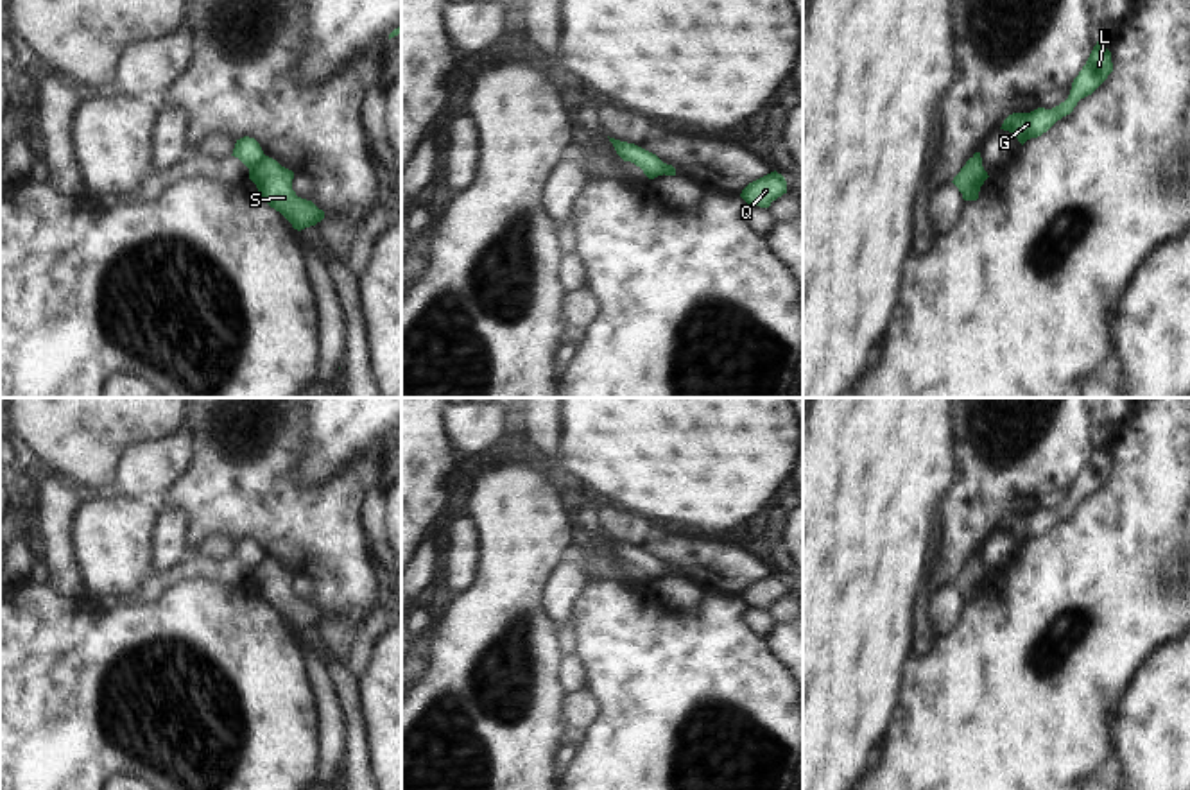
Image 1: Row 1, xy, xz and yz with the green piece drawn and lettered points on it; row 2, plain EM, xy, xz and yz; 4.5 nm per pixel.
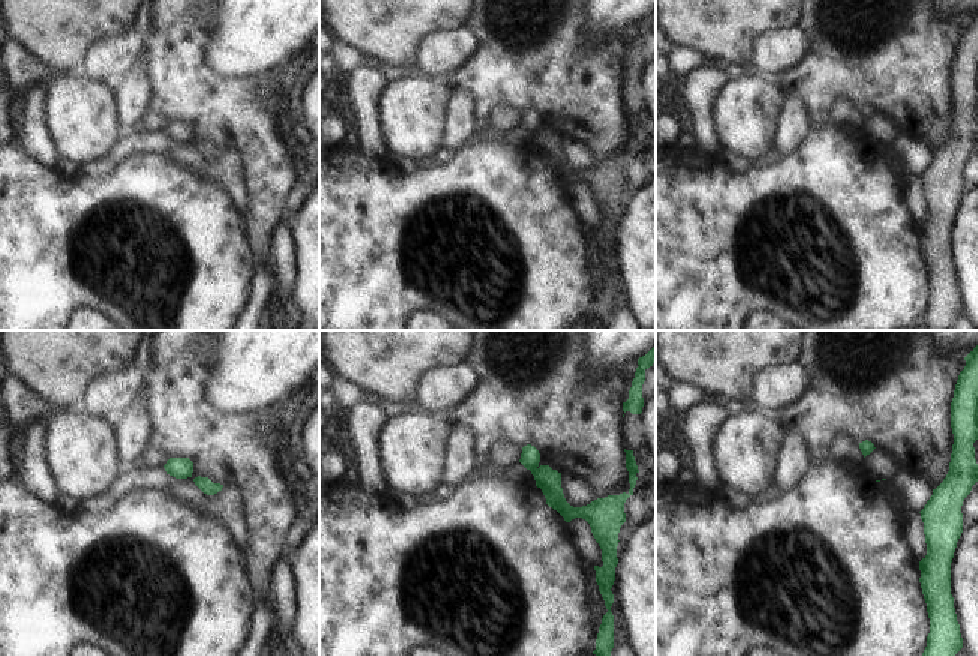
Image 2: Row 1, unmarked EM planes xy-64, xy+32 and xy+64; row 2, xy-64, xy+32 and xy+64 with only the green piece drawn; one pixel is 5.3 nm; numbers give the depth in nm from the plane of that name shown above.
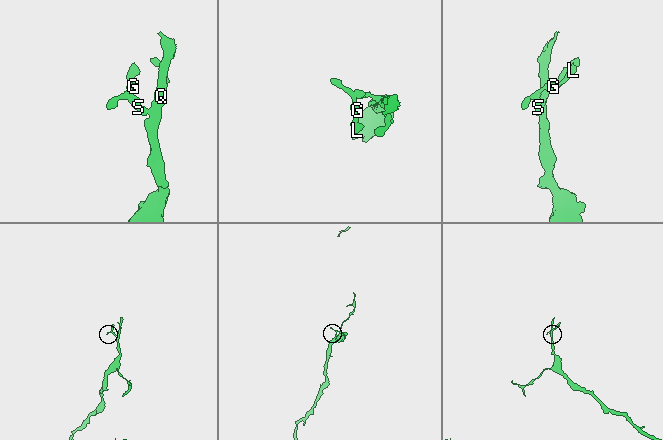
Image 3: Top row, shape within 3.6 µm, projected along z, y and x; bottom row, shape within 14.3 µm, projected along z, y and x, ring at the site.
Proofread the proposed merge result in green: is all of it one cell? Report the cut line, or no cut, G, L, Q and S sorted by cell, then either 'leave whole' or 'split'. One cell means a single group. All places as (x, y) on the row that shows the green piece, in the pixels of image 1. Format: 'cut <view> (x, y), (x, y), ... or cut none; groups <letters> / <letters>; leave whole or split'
cut xy (264, 154), (250, 171); groups G L / Q S; split

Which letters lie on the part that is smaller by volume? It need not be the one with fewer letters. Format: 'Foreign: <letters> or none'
Foreign: G, L

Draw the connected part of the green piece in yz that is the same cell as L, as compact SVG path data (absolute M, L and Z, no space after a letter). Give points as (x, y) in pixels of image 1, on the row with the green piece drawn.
M1097 41L1086 64L1074 79L1065 102L1052 109L1038 107L1030 113L1013 113L1004 120L1000 129L1013 133L1022 145L1030 138L1041 136L1057 120L1070 115L1081 99L1091 95L1111 72L1111 52L1104 47L1104 41Z

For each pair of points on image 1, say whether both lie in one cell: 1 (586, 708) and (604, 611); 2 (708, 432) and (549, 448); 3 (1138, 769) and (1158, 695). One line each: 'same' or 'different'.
1: different
2: different
3: same

